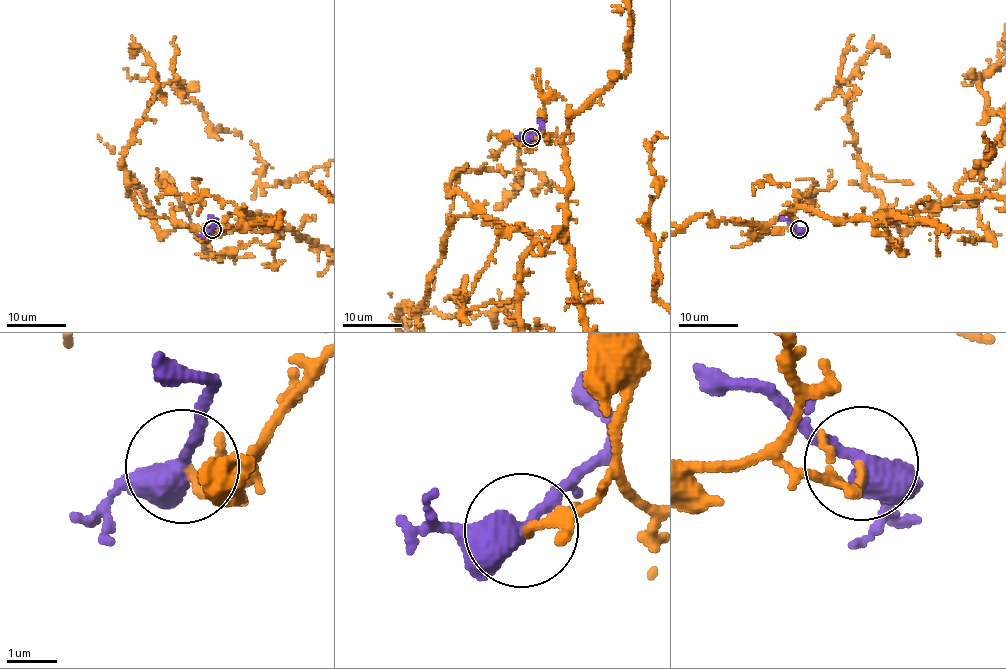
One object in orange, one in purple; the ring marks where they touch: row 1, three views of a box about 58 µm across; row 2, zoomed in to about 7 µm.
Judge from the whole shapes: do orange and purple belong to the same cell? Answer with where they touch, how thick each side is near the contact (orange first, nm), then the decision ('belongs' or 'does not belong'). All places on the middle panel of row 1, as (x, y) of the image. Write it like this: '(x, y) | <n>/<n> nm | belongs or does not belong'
(531, 137) | 160/440 nm | belongs

